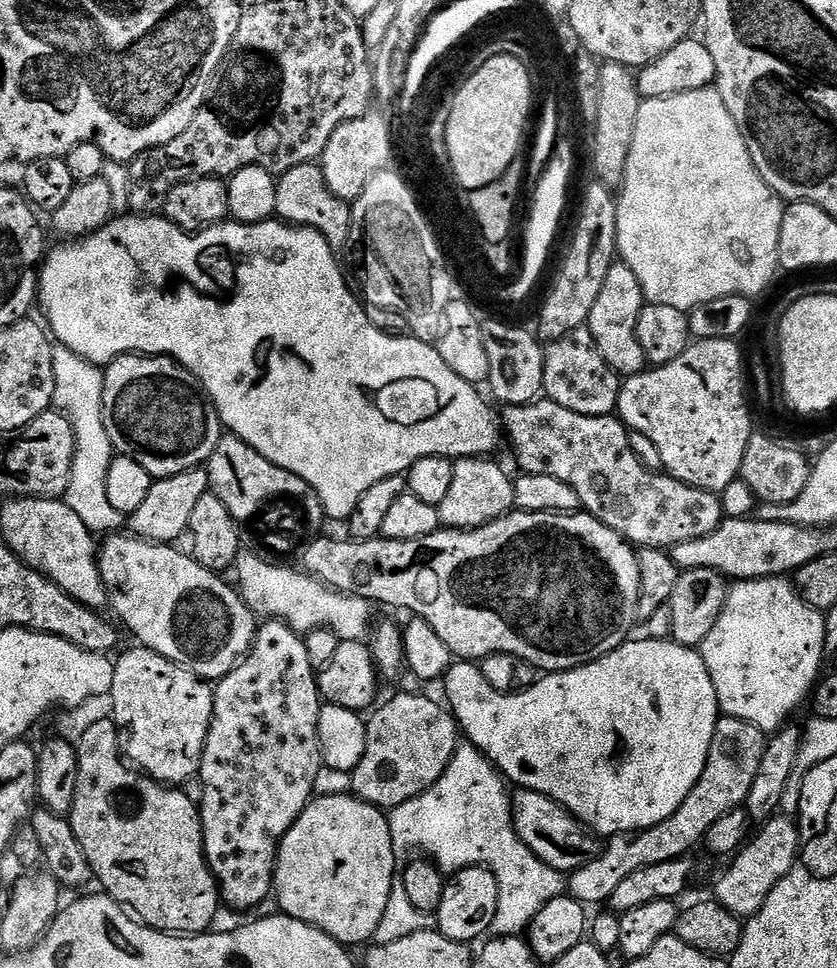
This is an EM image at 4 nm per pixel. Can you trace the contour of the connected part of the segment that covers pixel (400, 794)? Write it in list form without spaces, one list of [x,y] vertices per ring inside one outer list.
[[[400,692],[367,717],[366,754],[351,773],[356,797],[378,809],[391,810],[438,782],[461,743],[462,733],[455,716],[437,700],[416,692]]]

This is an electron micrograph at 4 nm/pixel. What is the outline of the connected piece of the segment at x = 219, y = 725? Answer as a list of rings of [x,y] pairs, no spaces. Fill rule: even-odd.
[[[265,619],[256,629],[256,637],[247,656],[230,669],[215,685],[212,693],[214,710],[208,737],[202,750],[200,759],[200,771],[198,779],[202,786],[202,794],[198,801],[200,809],[200,821],[202,822],[202,838],[204,839],[204,856],[208,860],[208,869],[212,871],[213,878],[220,888],[220,898],[225,905],[232,908],[250,908],[256,910],[264,899],[273,891],[272,873],[276,867],[276,852],[280,848],[282,838],[294,826],[296,819],[302,814],[302,810],[313,799],[316,788],[318,770],[322,767],[320,747],[318,746],[318,714],[322,697],[318,683],[318,672],[310,666],[310,656],[306,654],[306,642],[304,636],[293,630],[286,622],[281,620]]]

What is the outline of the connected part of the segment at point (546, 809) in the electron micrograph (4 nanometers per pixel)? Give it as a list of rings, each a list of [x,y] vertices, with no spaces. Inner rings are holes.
[[[529,788],[513,791],[510,799],[512,802],[512,821],[516,827],[518,838],[522,838],[522,842],[526,842],[530,851],[554,870],[571,874],[575,868],[586,866],[586,862],[590,862],[600,855],[602,851],[601,841],[596,841],[580,825],[583,823],[565,805],[554,802],[546,794],[538,794]]]

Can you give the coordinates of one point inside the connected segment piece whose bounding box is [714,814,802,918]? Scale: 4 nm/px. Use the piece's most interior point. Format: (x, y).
(764, 860)

